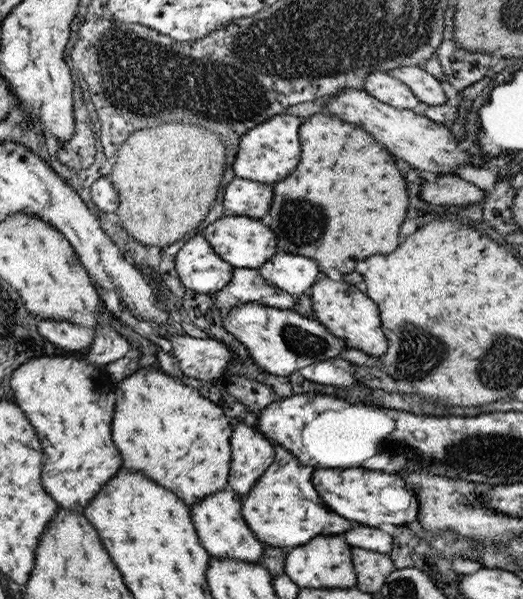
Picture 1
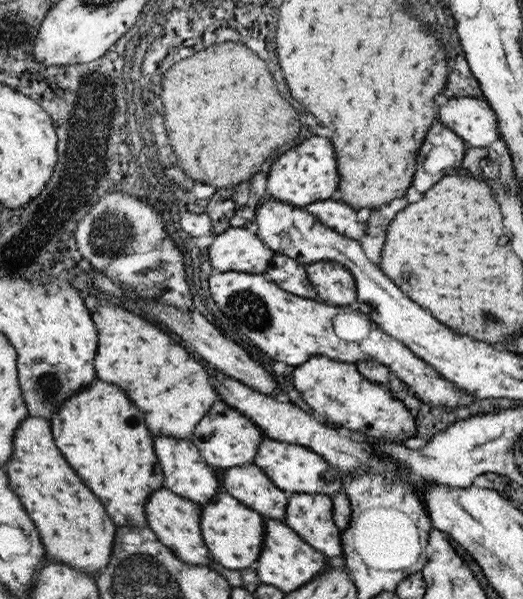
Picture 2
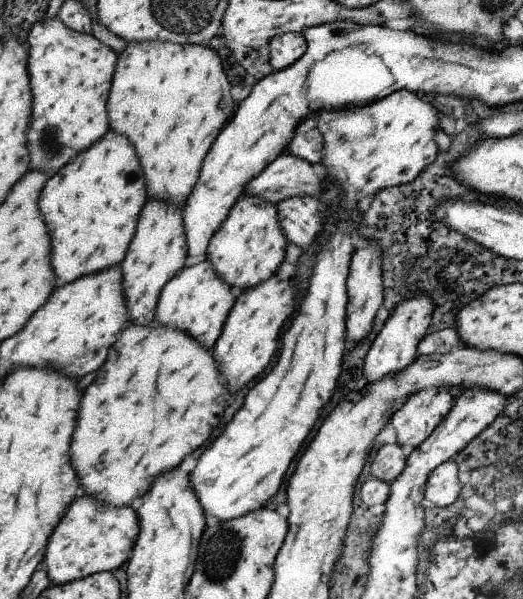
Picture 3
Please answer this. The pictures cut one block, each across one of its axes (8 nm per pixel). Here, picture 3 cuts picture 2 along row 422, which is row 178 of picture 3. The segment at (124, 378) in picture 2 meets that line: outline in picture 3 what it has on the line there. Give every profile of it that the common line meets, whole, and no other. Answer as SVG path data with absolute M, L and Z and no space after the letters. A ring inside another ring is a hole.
M127 42L127 48L121 52L119 62L117 62L117 70L115 70L113 78L113 94L109 94L109 122L113 122L113 130L119 134L129 134L131 144L135 146L135 154L137 160L141 164L141 172L145 176L145 186L147 186L147 200L167 200L177 204L179 208L185 206L185 202L189 200L195 184L197 184L197 174L199 174L199 166L203 156L207 154L207 150L211 148L211 144L217 140L215 136L221 134L223 124L227 122L227 118L233 112L233 102L231 102L231 88L229 82L225 80L225 72L221 66L221 58L207 46L197 46L197 44L173 44L173 42Z

